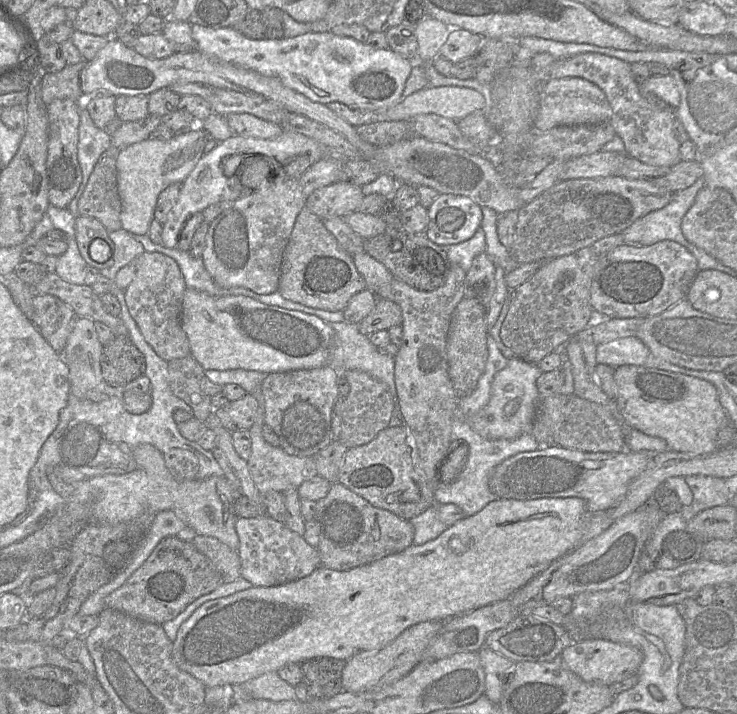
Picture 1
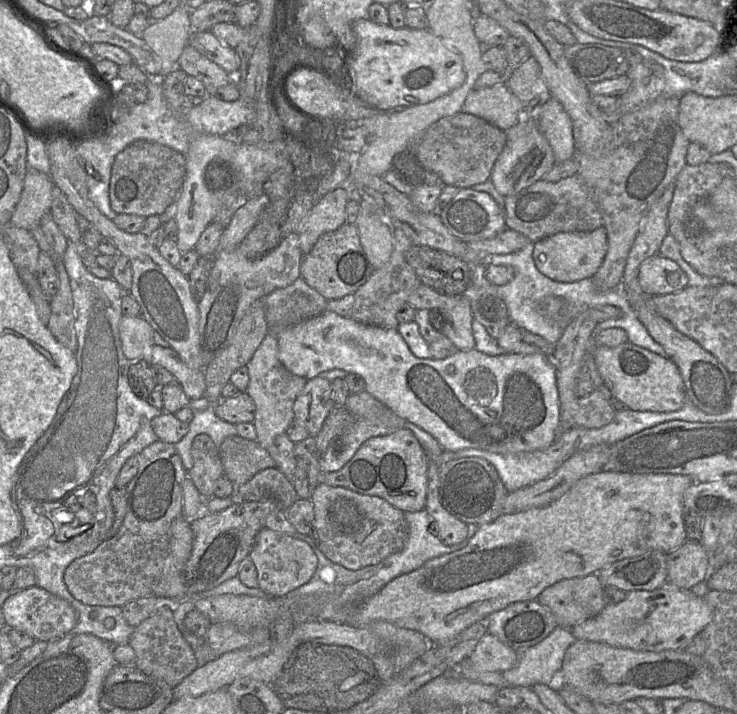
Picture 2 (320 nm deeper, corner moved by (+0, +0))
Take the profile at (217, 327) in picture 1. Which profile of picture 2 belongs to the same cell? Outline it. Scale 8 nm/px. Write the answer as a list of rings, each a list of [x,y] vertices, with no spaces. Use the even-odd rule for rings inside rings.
[[[324,311],[314,317],[279,331],[276,334],[276,339],[278,359],[292,374],[305,378],[306,380],[317,377],[320,373],[332,369],[340,369],[347,373],[359,375],[365,382],[364,390],[366,392],[371,394],[399,417],[431,434],[443,450],[457,451],[473,448],[500,454],[530,452],[547,448],[559,434],[559,394],[556,384],[556,372],[552,359],[543,353],[503,353],[497,356],[489,356],[472,349],[467,351],[457,350],[453,355],[444,359],[418,358],[410,351],[403,337],[396,329],[364,325],[350,317],[339,316],[330,311]]]

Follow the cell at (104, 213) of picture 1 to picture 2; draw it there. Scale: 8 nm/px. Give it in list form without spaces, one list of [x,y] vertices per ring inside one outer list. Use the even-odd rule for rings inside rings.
[[[138,140],[117,154],[112,165],[109,183],[111,208],[117,214],[136,214],[149,217],[162,214],[180,194],[186,176],[185,156],[159,143]]]

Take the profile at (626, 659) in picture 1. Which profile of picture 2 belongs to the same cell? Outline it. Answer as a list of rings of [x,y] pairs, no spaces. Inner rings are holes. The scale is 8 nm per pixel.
[[[664,584],[651,591],[629,591],[626,598],[616,604],[607,604],[594,617],[586,619],[570,628],[576,640],[605,643],[610,646],[629,648],[637,651],[660,652],[664,650],[678,650],[691,641],[712,620],[712,610],[704,600],[690,590],[682,590],[669,584]]]

